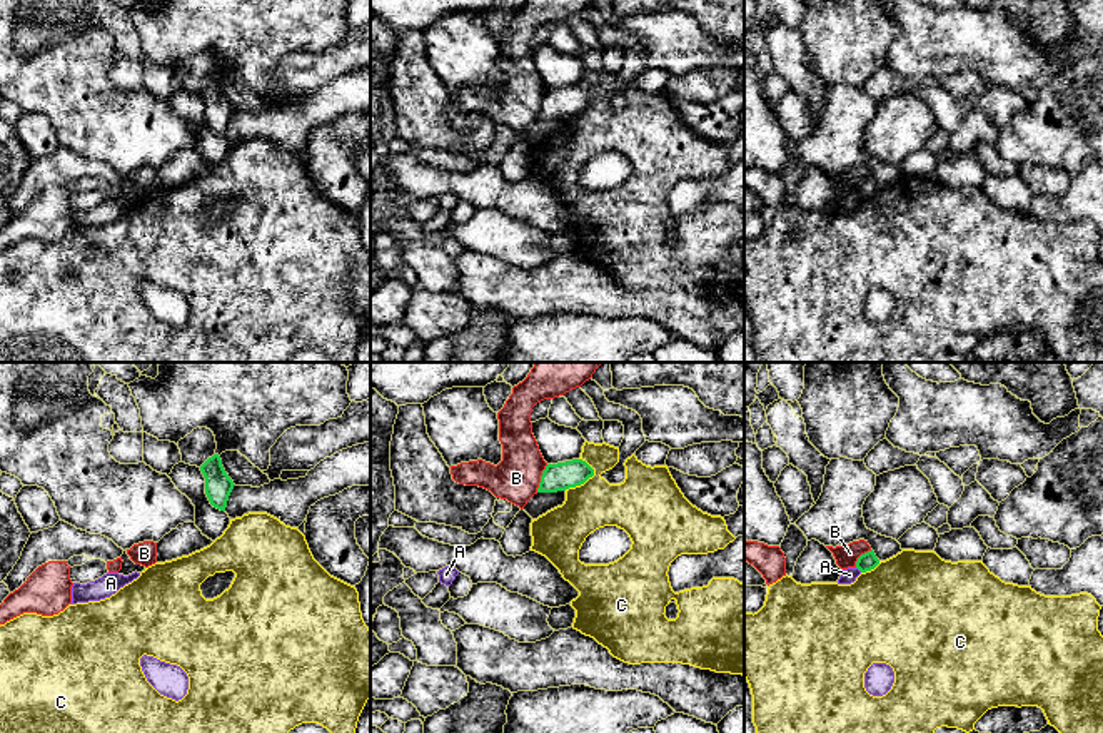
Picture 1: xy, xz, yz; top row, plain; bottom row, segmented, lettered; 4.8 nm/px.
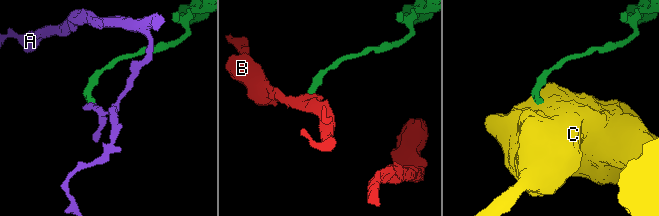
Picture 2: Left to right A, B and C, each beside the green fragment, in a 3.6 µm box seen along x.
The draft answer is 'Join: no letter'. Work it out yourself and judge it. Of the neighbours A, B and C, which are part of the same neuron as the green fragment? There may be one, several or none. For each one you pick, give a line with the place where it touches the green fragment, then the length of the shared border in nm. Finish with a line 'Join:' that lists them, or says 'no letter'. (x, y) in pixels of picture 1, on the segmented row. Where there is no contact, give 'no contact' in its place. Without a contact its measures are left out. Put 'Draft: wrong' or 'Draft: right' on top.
Draft: right
Join: no letter

